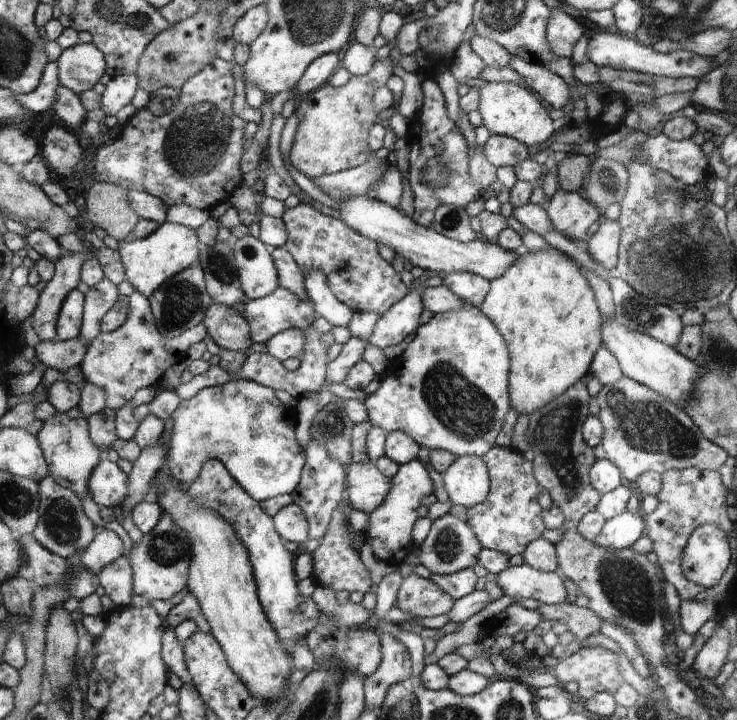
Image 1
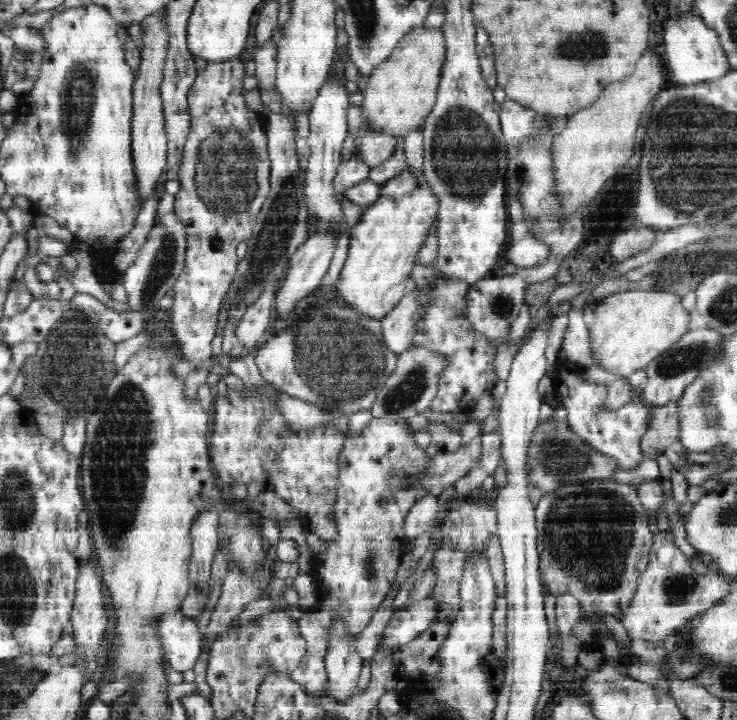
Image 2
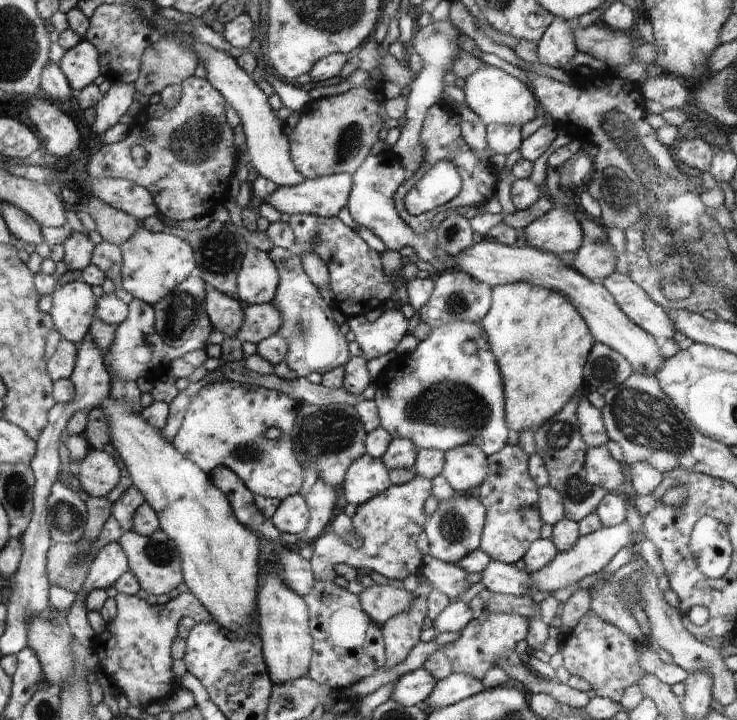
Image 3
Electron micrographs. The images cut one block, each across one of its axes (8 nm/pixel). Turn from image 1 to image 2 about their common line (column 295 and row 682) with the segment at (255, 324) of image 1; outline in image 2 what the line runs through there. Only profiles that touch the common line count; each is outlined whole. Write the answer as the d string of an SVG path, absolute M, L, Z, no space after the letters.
M373 419L368 426L366 426L360 434L352 436L352 438L347 438L343 444L342 450L339 452L339 460L337 466L339 471L337 472L337 491L335 496L335 503L332 506L332 517L336 520L336 538L332 541L329 546L324 546L324 552L314 558L314 569L313 576L317 582L317 593L318 594L318 607L316 610L309 611L305 616L300 617L297 620L297 625L299 626L301 635L306 641L307 648L306 652L300 660L300 666L294 668L294 670L289 672L289 676L295 682L299 684L300 688L306 694L311 694L312 697L324 697L324 694L329 692L329 682L325 670L325 658L328 653L328 642L331 641L331 625L336 622L336 618L340 618L343 621L347 632L351 634L353 638L360 636L360 632L370 624L370 620L374 616L374 613L378 610L380 603L384 600L386 593L390 590L393 580L396 578L396 571L401 565L401 560L405 554L404 542L406 542L407 537L404 534L403 526L404 519L413 504L416 504L417 500L420 500L424 495L428 494L427 490L424 488L423 476L425 475L425 470L427 469L427 464L431 461L431 457L426 453L425 449L417 446L414 440L413 434L416 431L410 430L409 424L406 420L400 421L388 421L385 419Z

